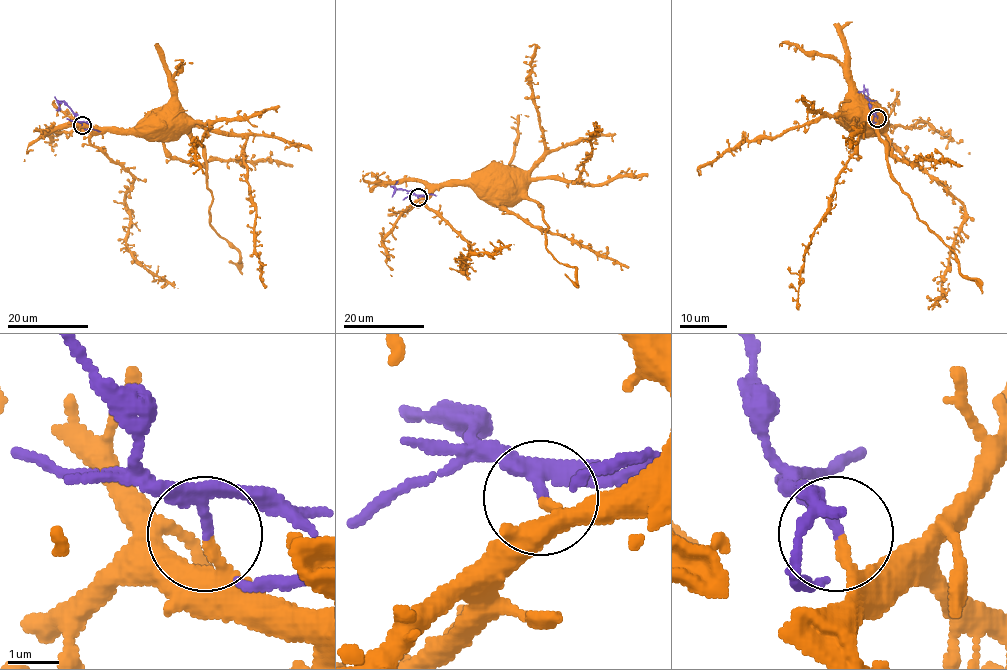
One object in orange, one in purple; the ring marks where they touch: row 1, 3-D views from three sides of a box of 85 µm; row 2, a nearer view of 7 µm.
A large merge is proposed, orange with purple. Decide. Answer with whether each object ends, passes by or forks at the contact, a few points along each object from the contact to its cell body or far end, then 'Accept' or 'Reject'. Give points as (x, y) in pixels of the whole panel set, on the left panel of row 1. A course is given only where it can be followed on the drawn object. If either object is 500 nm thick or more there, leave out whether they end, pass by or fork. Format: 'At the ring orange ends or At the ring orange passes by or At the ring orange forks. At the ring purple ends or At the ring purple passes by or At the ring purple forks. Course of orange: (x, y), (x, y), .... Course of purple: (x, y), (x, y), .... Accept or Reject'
At the ring orange ends. At the ring purple passes by. Course of orange: (81, 126), (150, 137), (176, 137), (193, 127), (240, 134), (265, 288). Course of purple: (81, 125), (62, 101), (57, 101), (58, 108), (55, 109). Reject

